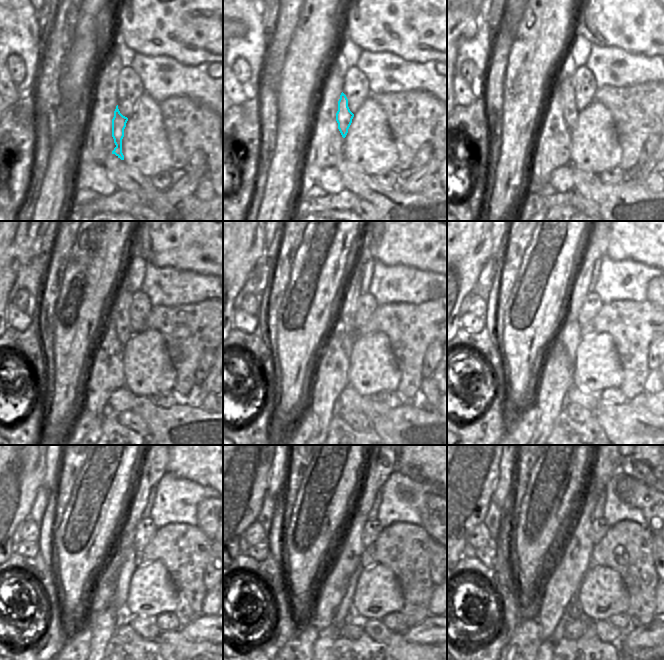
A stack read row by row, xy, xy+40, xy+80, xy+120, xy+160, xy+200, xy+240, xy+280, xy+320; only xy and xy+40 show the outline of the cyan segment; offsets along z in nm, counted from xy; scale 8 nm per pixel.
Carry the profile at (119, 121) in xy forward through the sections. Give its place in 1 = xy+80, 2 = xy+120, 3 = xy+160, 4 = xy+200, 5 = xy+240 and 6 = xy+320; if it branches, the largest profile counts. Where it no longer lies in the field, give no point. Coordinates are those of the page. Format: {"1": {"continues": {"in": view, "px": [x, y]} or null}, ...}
{"1": {"continues": {"in": "xy+80", "px": [566, 86]}}, "2": {"continues": {"in": "xy+120", "px": [120, 313]}}, "3": {"continues": {"in": "xy+160", "px": [347, 310]}}, "4": {"continues": {"in": "xy+200", "px": [598, 241]}}, "5": {"continues": {"in": "xy+240", "px": [153, 467]}}, "6": {"continues": {"in": "xy+320", "px": [608, 465]}}}

